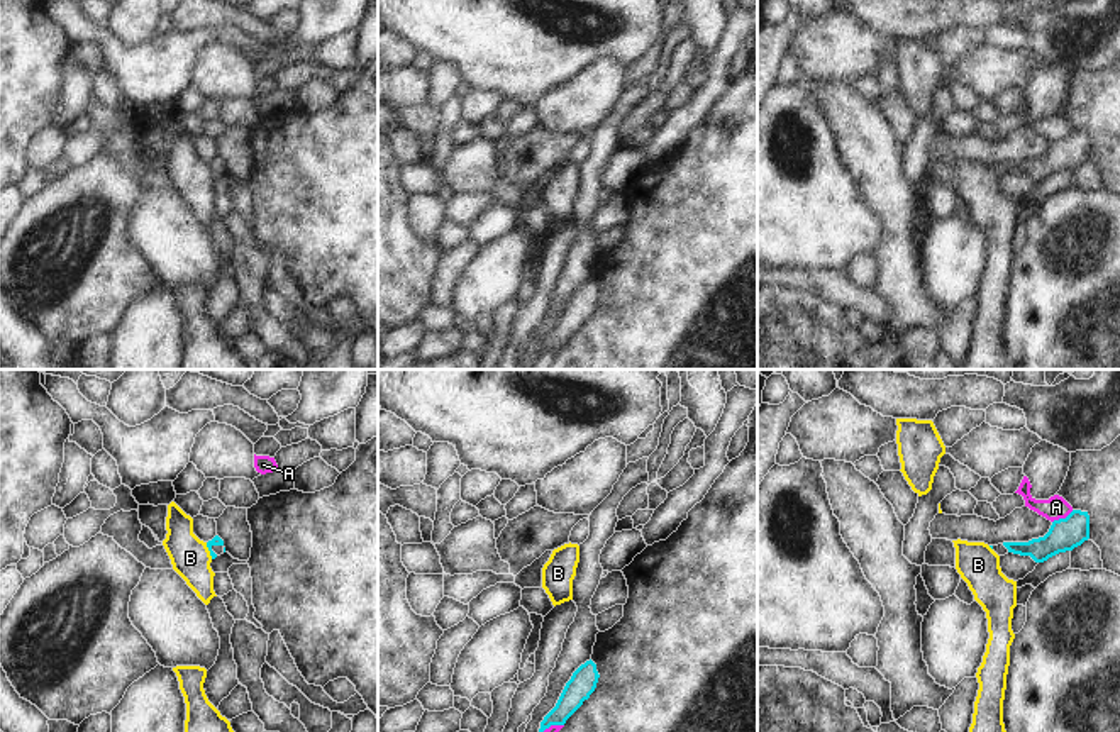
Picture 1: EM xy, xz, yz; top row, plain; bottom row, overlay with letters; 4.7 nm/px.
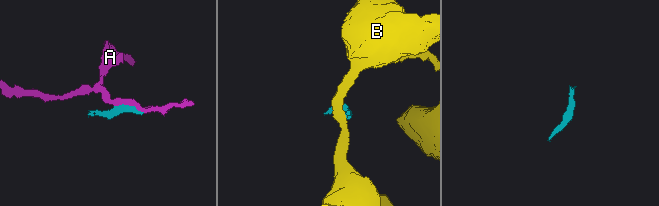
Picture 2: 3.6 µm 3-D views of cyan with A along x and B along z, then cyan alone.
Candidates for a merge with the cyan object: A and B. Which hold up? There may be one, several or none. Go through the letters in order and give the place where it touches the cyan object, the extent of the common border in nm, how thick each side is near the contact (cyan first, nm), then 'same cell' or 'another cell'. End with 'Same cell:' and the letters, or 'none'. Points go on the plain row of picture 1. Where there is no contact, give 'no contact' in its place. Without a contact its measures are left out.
A: contact yz (1063, 139); length 120 nm; calibres 160 and 110 nm; another cell
B: contact xy (209, 170); length 90 nm; calibres 50 and 190 nm; another cell
Same cell: none

